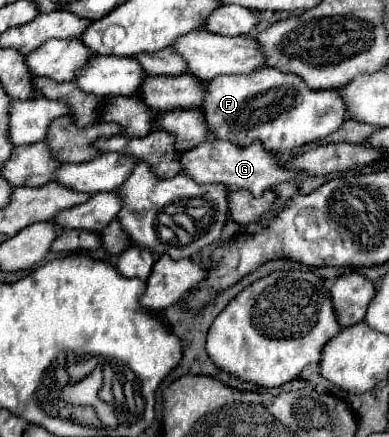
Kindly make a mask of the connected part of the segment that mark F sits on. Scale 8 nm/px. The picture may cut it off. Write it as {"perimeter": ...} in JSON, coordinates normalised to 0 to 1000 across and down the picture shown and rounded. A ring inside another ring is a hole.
{"perimeter":[[[710,156],[663,160],[663,169],[638,174],[591,169],[540,183],[519,252],[550,316],[591,320],[617,334],[668,320],[694,348],[751,343],[792,325],[828,320],[900,275],[889,229],[869,201],[802,206],[766,169]]]}

